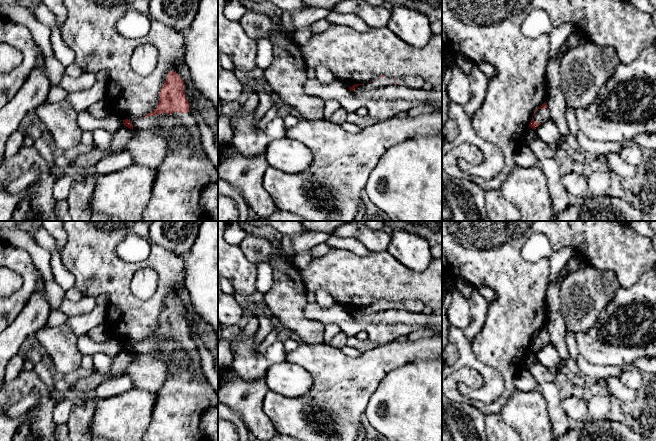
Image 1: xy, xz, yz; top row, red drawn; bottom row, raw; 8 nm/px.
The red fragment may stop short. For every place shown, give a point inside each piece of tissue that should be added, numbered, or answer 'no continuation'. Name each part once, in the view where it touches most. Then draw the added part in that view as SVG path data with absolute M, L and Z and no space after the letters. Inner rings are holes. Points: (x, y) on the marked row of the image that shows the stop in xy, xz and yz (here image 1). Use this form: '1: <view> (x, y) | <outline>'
1: yz (541, 115) | M538 109L535 112L533 119L535 122L540 122L540 123L550 120L548 109Z

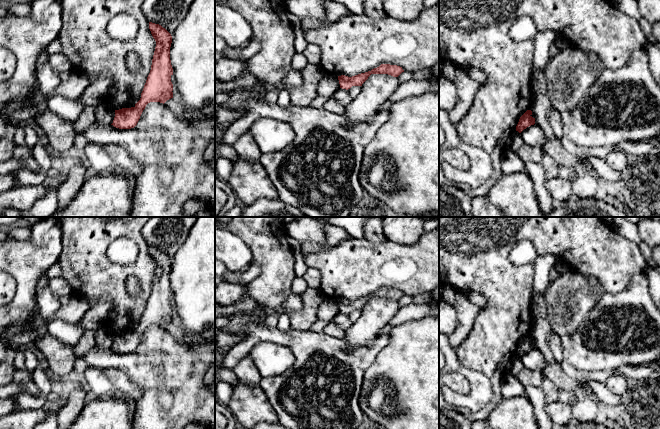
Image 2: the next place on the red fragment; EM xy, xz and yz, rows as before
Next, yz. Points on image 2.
no continuation

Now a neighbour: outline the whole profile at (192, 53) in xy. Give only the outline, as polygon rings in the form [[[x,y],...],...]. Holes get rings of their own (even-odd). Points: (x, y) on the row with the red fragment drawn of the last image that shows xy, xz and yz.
[[[194,0],[186,17],[172,34],[170,60],[175,87],[183,103],[199,109],[205,116],[215,115],[215,0]]]

